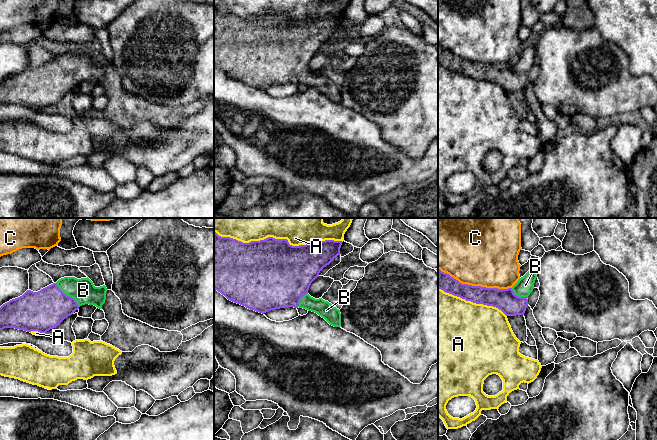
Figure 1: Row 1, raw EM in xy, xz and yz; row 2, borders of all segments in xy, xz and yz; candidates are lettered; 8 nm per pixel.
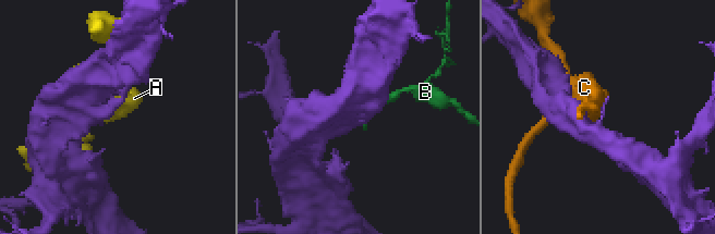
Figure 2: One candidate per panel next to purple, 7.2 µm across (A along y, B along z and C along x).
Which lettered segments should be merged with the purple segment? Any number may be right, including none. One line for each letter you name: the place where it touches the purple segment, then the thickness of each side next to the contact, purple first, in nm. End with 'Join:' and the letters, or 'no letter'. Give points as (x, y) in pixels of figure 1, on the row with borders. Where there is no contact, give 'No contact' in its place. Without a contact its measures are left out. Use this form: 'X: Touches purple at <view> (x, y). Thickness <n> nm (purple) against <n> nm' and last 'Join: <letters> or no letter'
B: Touches purple at xy (68, 296). Thickness 320 nm (purple) against 190 nm
Join: B

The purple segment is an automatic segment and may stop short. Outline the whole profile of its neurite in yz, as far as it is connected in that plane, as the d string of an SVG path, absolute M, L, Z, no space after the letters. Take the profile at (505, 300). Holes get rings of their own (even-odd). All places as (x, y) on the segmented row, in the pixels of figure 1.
M438 269L438 288L446 293L465 299L466 301L496 307L501 310L506 316L516 316L524 315L528 305L527 297L534 289L536 278L536 271L528 271L523 277L518 280L518 282L512 288L486 288L481 286L462 284L458 280L451 277L449 274L444 273L440 269Z

